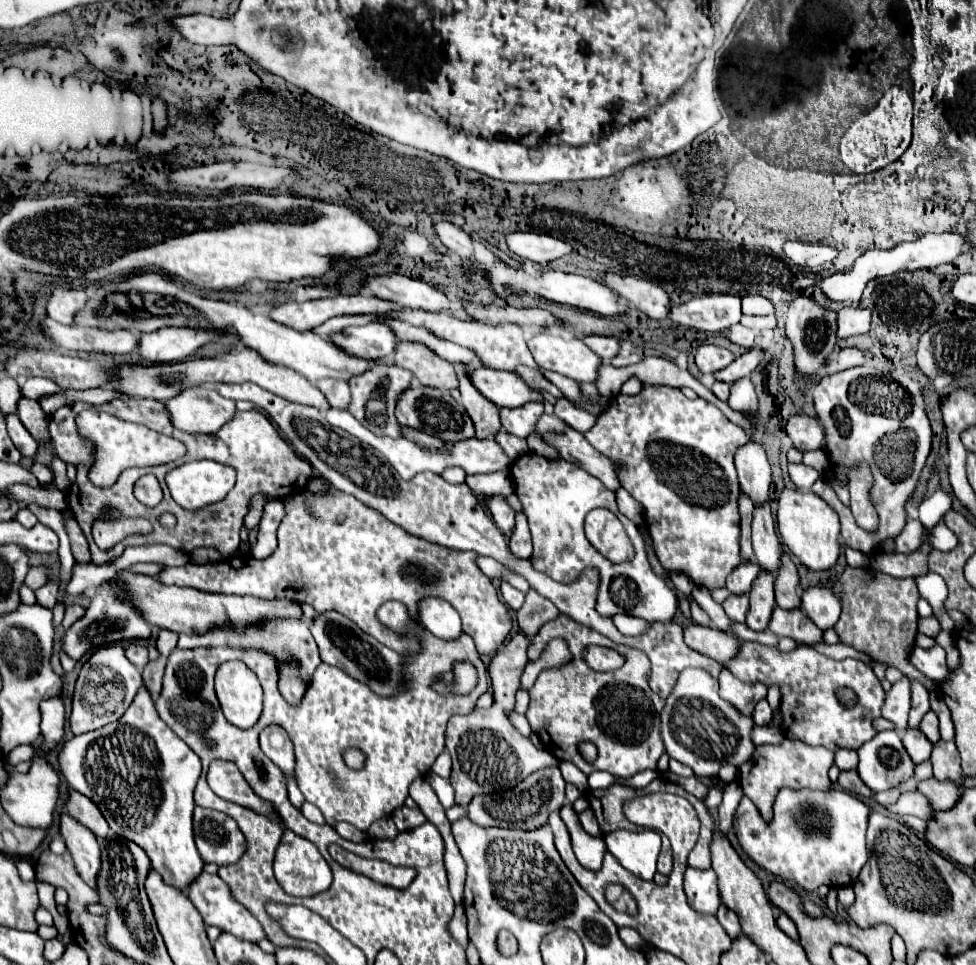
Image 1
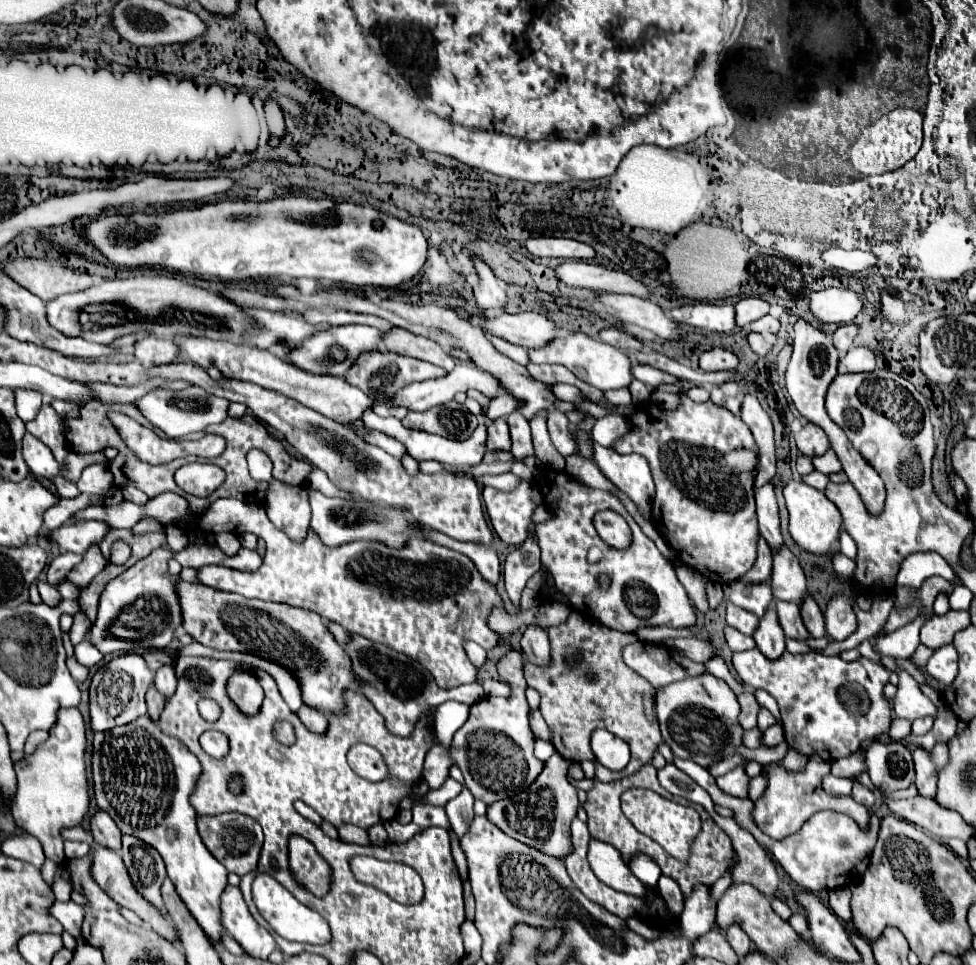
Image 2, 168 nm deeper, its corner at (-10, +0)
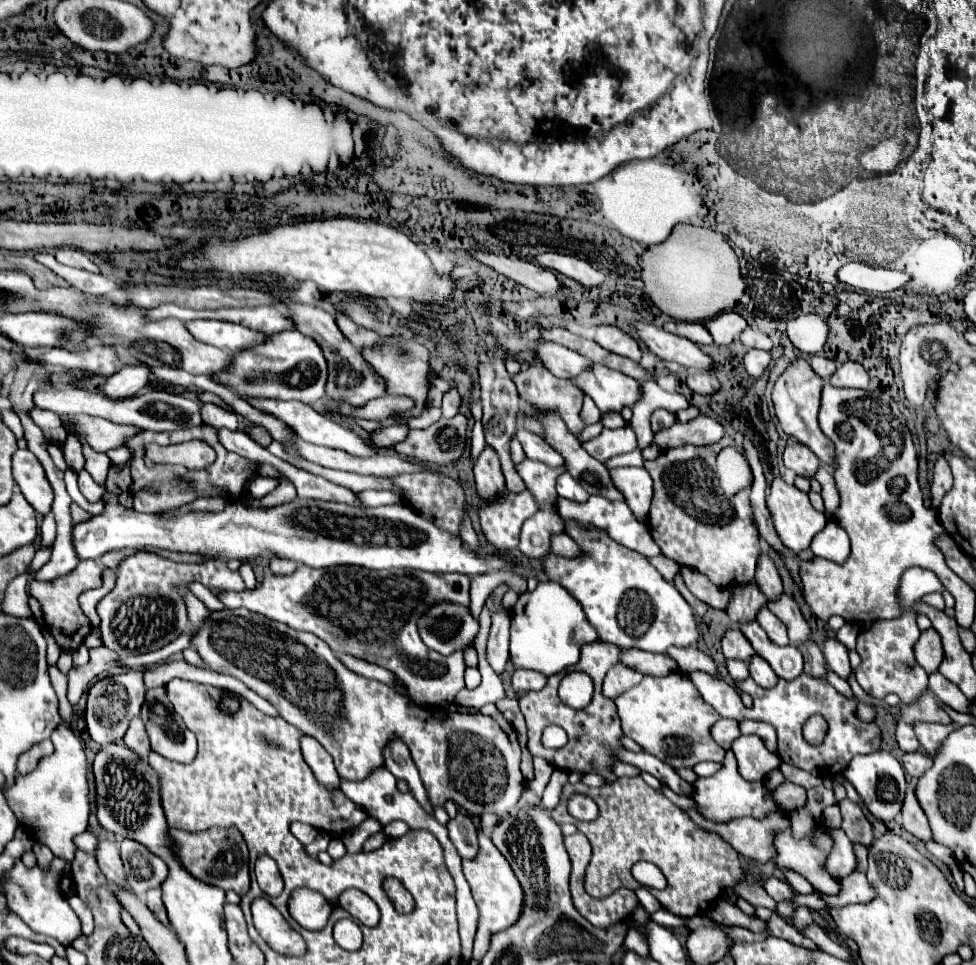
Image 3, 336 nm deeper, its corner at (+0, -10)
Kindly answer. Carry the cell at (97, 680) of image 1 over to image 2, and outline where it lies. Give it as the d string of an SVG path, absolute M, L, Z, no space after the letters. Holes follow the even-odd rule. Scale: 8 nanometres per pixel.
M126 652L106 666L102 666L90 684L90 716L92 716L92 730L106 732L116 726L124 726L134 722L138 716L146 714L144 694L154 680L154 672L146 666L144 658L136 652Z

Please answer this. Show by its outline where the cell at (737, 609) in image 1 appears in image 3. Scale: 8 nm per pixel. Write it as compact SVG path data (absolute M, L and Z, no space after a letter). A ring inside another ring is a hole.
M728 628L724 632L722 638L722 652L726 658L740 658L744 662L748 662L754 656L752 644L748 642L748 638L744 638L744 634L736 628Z

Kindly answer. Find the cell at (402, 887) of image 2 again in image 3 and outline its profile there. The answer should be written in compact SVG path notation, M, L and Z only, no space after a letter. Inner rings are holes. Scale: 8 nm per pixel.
M392 876L384 878L382 882L382 888L386 892L386 896L390 898L390 902L394 904L394 908L400 912L400 914L410 914L414 910L414 898L412 894L404 888L404 884Z

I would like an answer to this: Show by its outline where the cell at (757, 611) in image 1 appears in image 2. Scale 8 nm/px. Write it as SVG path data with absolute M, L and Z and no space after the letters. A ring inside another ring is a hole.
M770 608L766 612L766 616L760 620L758 630L754 632L754 640L756 640L756 648L770 660L778 660L782 656L784 648L784 632L778 624L778 616L776 610Z

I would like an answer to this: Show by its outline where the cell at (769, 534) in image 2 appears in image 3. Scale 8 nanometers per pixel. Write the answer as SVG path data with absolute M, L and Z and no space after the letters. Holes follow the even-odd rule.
M762 552L756 566L756 584L766 594L766 598L776 598L776 594L782 592L782 580L780 574L770 558L768 552Z

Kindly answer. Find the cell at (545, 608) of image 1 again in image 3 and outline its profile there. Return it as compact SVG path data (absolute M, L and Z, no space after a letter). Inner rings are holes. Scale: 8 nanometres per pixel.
M516 670L512 676L512 686L516 692L528 692L528 690L542 690L546 686L548 678L542 672L536 670Z

